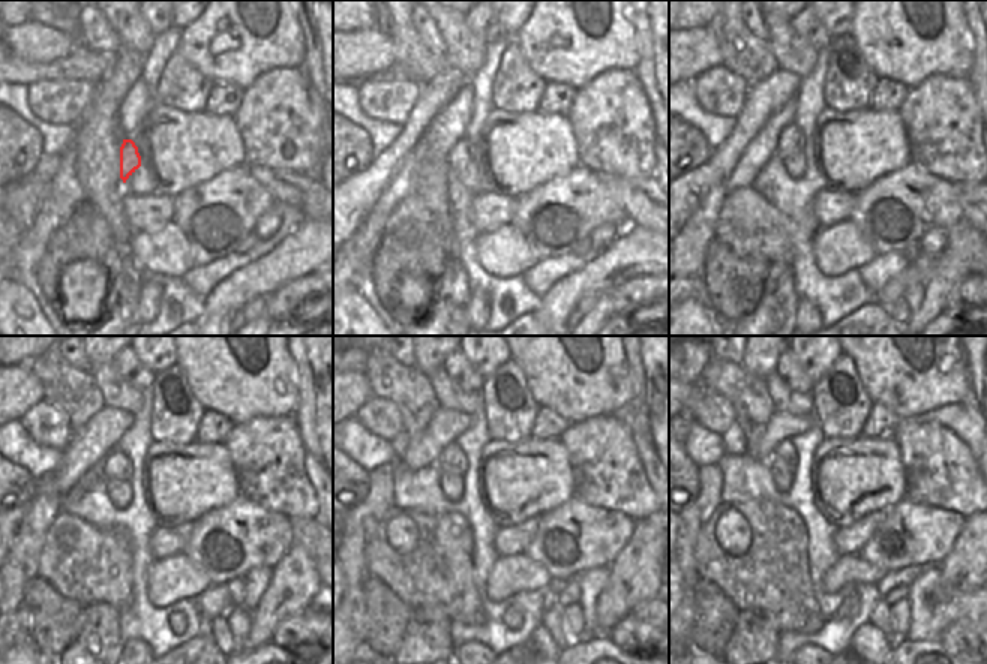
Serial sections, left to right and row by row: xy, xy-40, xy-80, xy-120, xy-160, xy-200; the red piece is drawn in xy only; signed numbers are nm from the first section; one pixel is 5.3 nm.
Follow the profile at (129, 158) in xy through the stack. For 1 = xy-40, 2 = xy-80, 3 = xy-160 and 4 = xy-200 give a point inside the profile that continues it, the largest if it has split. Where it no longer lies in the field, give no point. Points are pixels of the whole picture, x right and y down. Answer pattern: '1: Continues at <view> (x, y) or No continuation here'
1: Continues at xy-40 (459, 155)
2: Continues at xy-80 (791, 140)
3: Continues at xy-160 (452, 459)
4: Continues at xy-200 (785, 450)

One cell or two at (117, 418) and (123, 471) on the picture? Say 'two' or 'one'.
two

